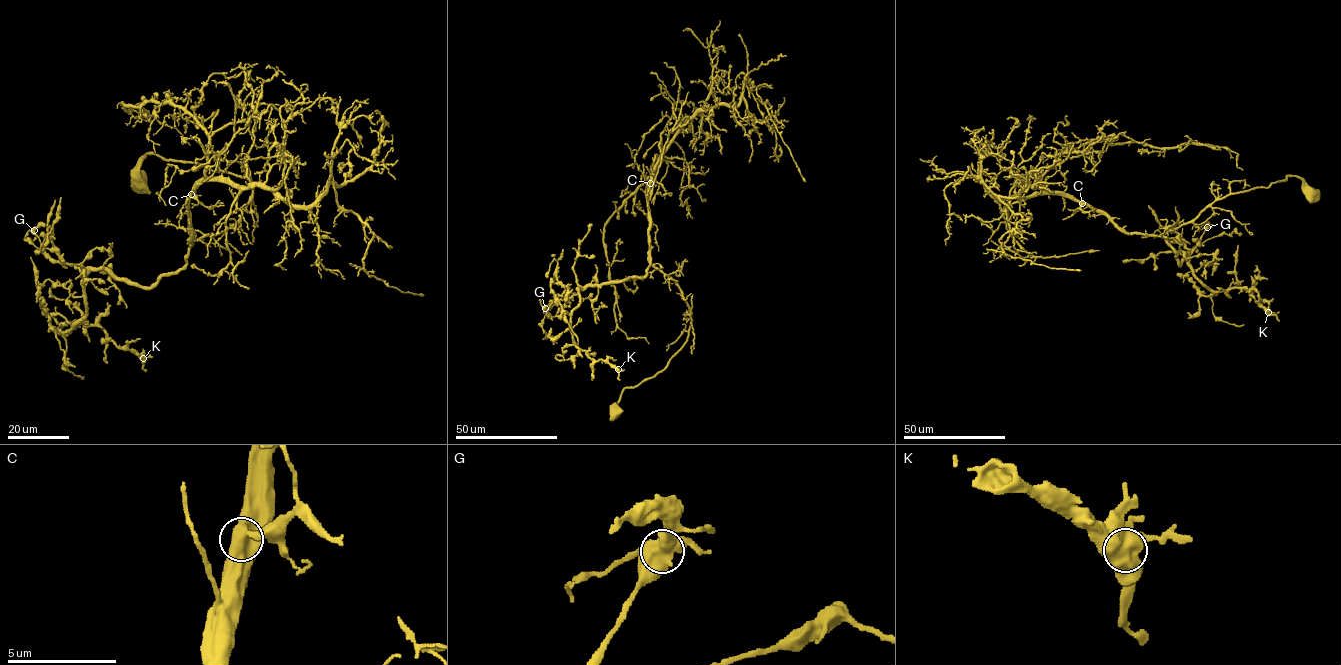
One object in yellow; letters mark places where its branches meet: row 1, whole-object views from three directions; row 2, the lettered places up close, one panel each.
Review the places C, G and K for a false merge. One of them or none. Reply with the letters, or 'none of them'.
none of them

